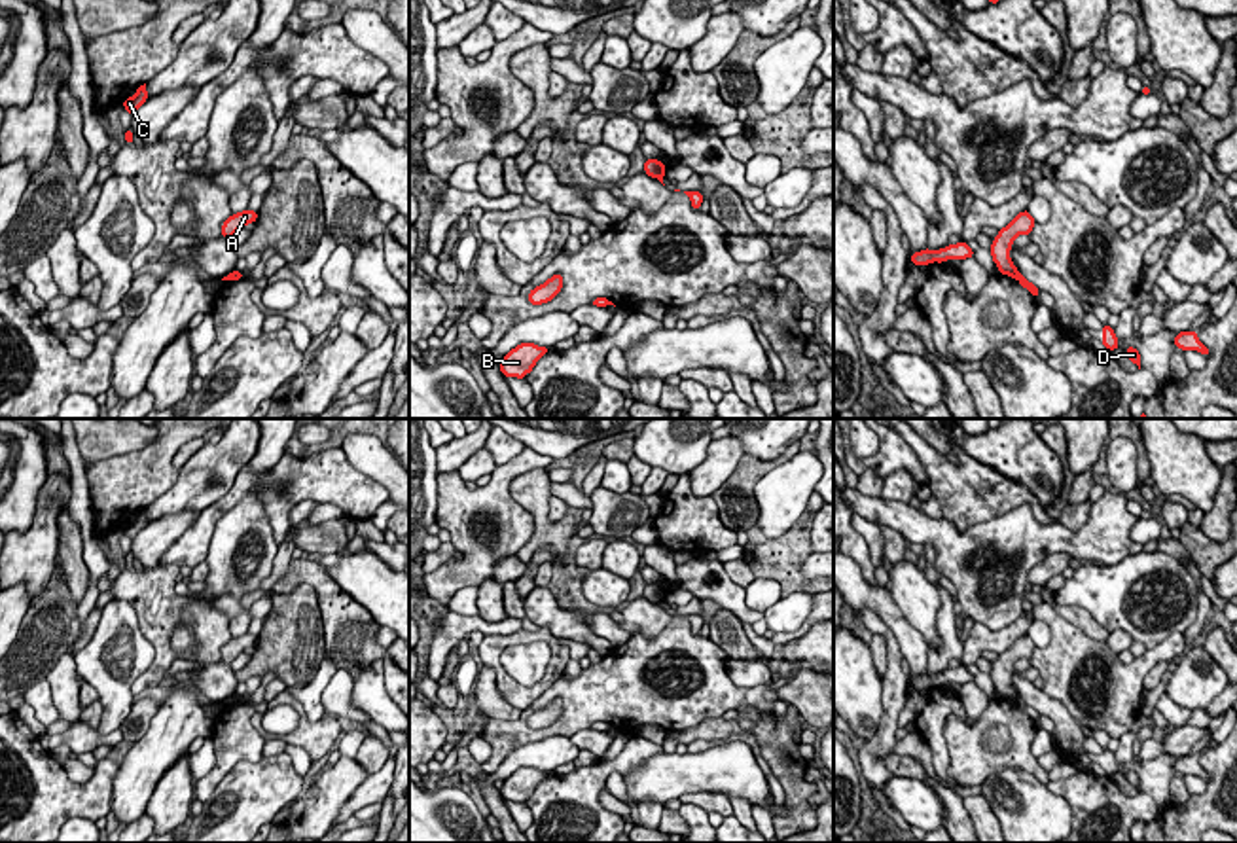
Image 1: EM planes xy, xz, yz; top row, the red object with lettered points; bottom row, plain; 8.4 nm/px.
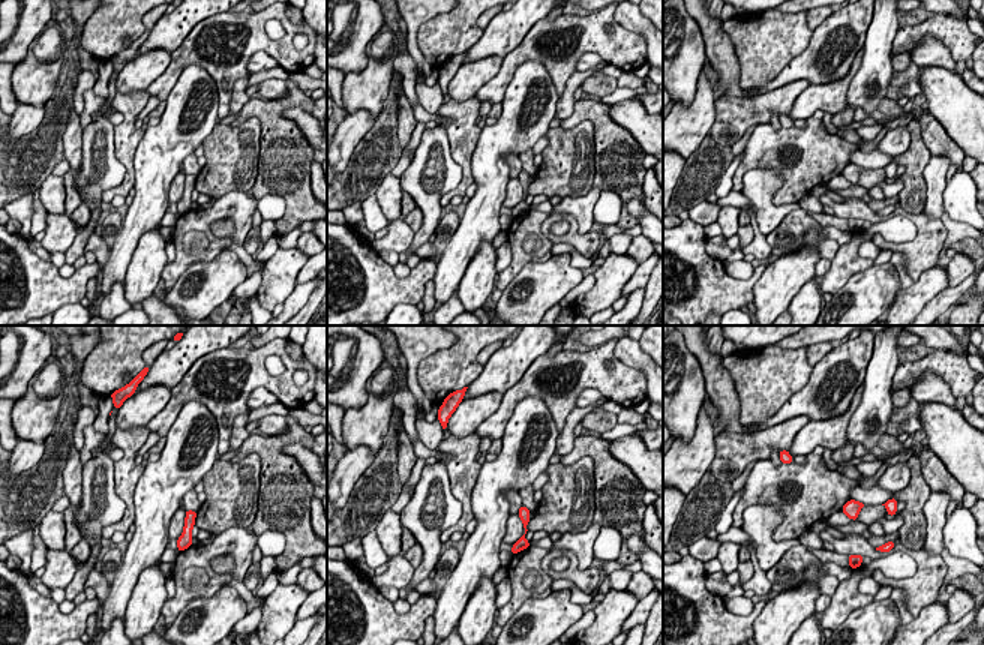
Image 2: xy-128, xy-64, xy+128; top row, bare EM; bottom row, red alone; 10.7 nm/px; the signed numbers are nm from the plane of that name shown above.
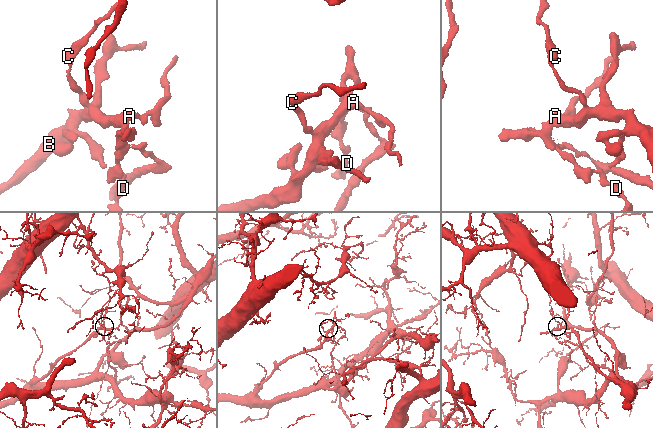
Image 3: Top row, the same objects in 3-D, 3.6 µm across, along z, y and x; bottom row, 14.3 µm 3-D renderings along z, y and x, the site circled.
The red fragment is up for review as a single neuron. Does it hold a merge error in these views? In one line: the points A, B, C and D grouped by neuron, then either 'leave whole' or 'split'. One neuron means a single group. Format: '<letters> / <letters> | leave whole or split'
A B C / D | split

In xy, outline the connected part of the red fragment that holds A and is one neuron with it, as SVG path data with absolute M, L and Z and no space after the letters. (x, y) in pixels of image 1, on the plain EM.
M246 633L242 637L231 638L224 648L222 648L222 661L224 663L233 663L237 655L241 655L244 650L254 648L258 644L258 637Z

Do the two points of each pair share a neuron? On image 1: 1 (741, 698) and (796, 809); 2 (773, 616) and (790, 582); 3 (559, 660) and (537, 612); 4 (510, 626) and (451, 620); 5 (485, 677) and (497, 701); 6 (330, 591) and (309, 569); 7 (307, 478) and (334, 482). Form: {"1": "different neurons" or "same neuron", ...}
{"1": "different neurons", "2": "different neurons", "3": "different neurons", "4": "same neuron", "5": "same neuron", "6": "same neuron", "7": "same neuron"}

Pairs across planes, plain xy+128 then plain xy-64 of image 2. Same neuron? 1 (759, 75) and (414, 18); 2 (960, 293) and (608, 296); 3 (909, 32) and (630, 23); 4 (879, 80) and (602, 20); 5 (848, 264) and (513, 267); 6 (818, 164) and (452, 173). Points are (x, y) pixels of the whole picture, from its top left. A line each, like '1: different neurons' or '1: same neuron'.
1: different neurons
2: different neurons
3: different neurons
4: different neurons
5: same neuron
6: different neurons

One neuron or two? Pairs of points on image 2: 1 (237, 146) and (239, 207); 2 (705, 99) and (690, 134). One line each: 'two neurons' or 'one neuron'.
1: two neurons
2: one neuron

